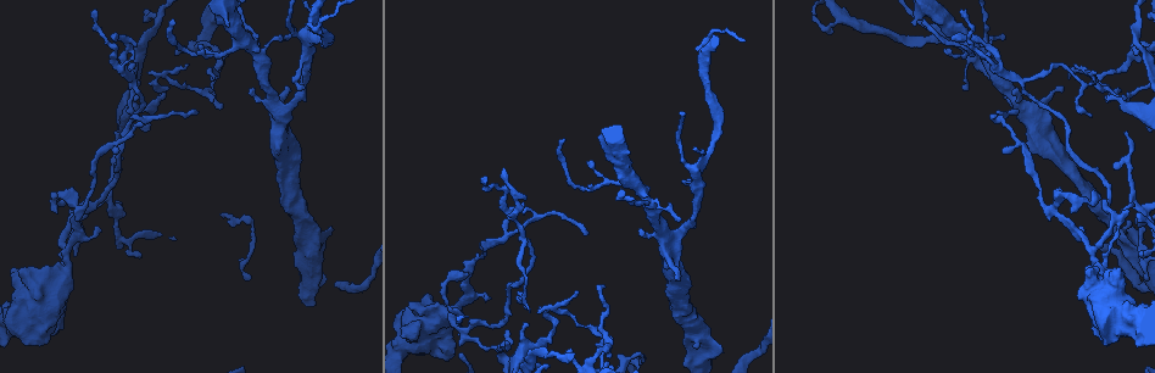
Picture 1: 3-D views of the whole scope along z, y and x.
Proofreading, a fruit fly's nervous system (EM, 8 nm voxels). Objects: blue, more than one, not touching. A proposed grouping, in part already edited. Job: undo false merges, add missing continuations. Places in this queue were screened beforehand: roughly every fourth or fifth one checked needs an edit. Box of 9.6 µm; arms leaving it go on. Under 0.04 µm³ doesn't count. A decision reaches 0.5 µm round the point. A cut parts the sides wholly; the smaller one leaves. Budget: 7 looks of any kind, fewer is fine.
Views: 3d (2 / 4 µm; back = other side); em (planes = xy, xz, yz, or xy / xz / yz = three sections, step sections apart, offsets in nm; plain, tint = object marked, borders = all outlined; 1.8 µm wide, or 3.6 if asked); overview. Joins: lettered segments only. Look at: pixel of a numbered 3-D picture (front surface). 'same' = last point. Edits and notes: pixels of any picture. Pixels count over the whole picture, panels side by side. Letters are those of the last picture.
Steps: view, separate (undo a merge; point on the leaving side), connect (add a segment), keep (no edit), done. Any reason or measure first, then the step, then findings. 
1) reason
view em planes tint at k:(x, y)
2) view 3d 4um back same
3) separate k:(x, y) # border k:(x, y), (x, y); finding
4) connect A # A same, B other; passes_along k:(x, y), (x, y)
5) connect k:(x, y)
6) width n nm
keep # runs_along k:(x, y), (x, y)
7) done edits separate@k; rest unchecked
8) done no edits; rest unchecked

long arm stops here
view em planes tint at 1:(602, 284)

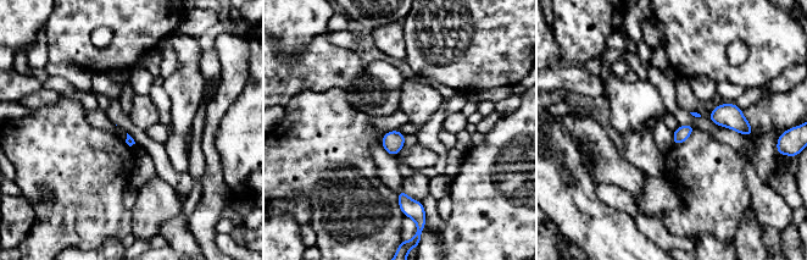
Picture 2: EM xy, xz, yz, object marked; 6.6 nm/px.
see the neighbours
view em planes borders same

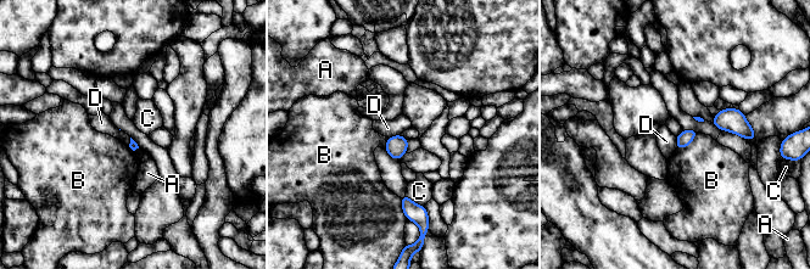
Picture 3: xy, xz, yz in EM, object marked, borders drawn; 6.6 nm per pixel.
keep # A other, B other, C other, D other; border 3:(400, 134), (387, 138); none of them fits

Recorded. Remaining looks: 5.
arms part here
view em planes borders at 1:(460, 332)

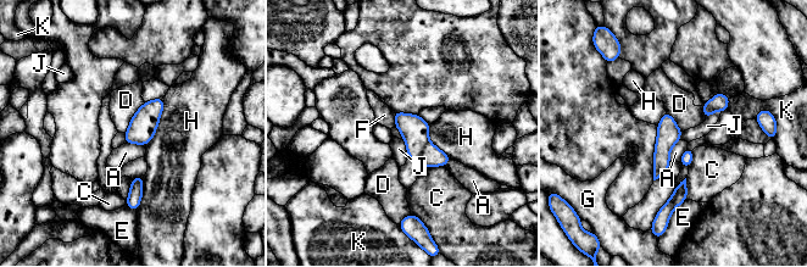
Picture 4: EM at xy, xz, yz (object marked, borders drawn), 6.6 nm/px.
width 160 nm
separate 4:(432, 156) # A other, C other, D other, E other, F other, G other, H other, J other, K other; two cells meet here

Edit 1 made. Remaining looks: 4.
free end
view 3d 2um at 1:(719, 350)

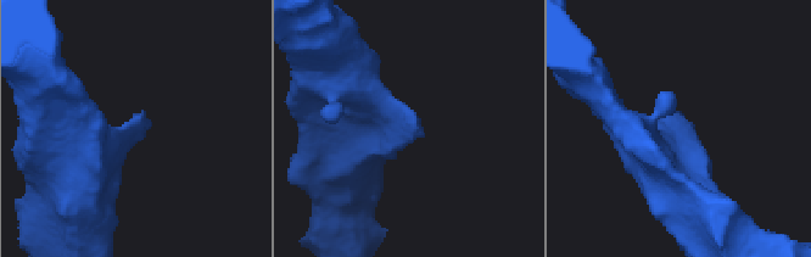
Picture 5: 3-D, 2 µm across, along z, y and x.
shape alone is not enough
view em planes tint at 5:(686, 120)

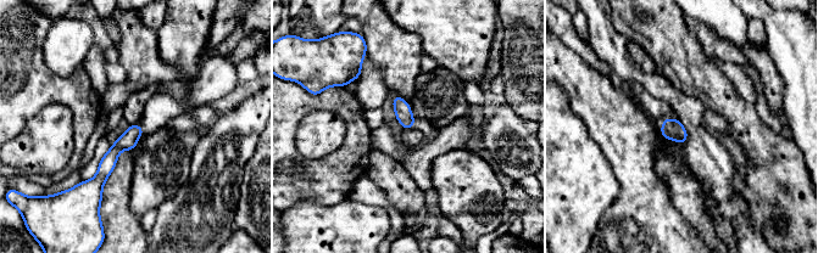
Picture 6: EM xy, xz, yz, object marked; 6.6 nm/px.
see the neighbours
view em planes borders same

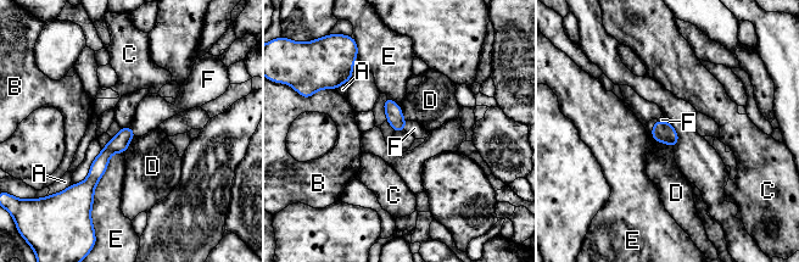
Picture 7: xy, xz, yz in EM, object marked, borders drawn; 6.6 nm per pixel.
connect F # A other, B other, C other, D other, E other, F same; the cell continues

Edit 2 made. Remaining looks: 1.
done edits separate@4, connect@7; rest unchecked

